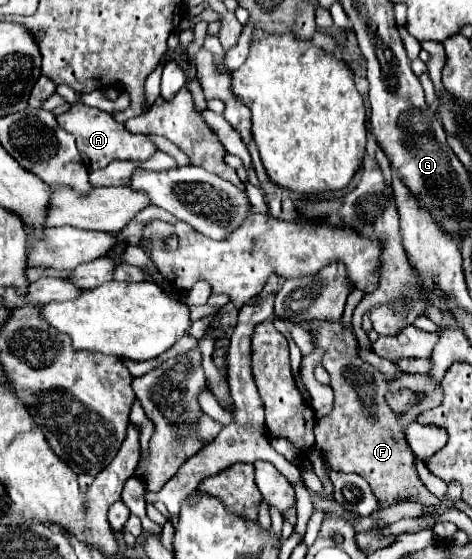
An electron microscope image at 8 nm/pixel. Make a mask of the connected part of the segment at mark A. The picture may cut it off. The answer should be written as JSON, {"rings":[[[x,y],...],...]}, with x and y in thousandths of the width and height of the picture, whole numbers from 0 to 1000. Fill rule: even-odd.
{"rings":[[[161,186],[153,190],[148,200],[127,204],[119,215],[127,229],[136,229],[161,247],[165,272],[191,308],[203,301],[225,301],[237,286],[314,286],[335,268],[318,247],[297,240],[275,240],[263,229],[263,222],[246,222],[229,200],[212,200],[208,193]]]}

